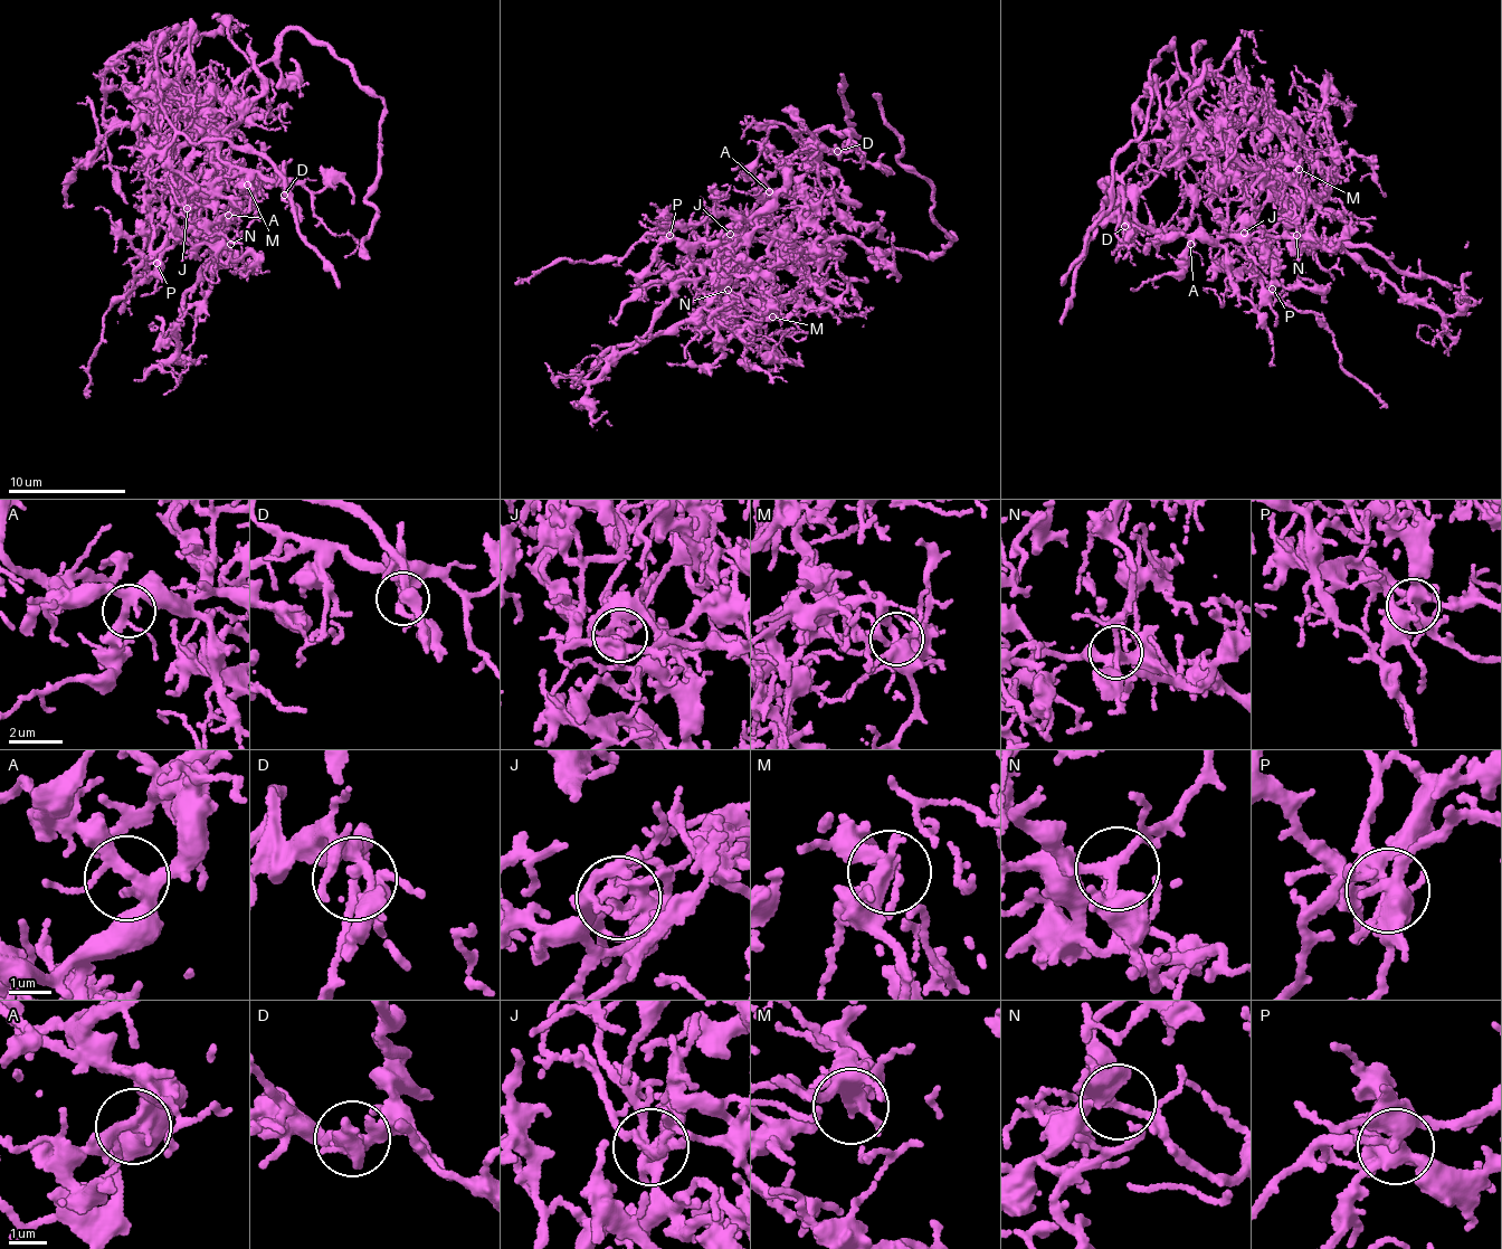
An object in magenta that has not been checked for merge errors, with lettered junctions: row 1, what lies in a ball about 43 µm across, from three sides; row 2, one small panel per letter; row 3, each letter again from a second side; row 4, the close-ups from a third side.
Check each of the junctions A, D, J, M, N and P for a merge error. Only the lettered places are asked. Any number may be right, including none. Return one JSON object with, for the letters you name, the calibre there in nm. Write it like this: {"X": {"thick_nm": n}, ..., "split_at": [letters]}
{"J": {"thick_nm": 240}, "M": {"thick_nm": 240}, "split_at": ["J", "M"]}

